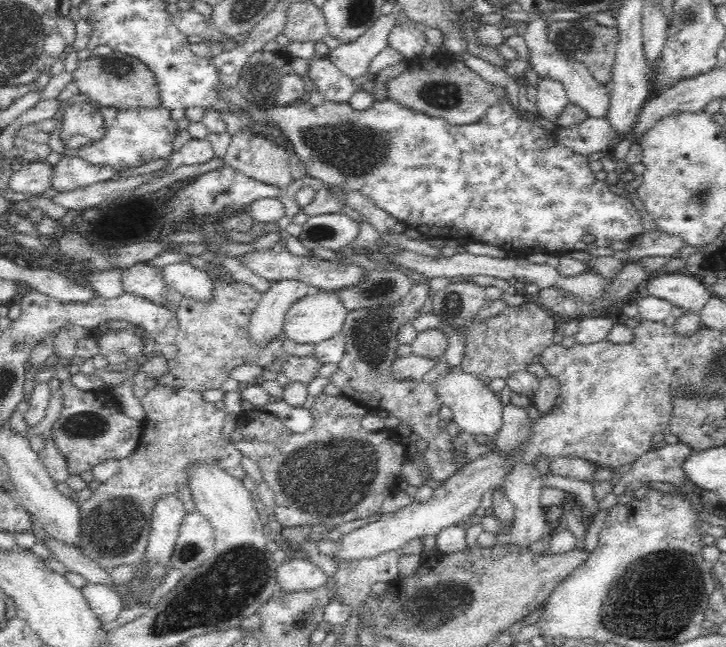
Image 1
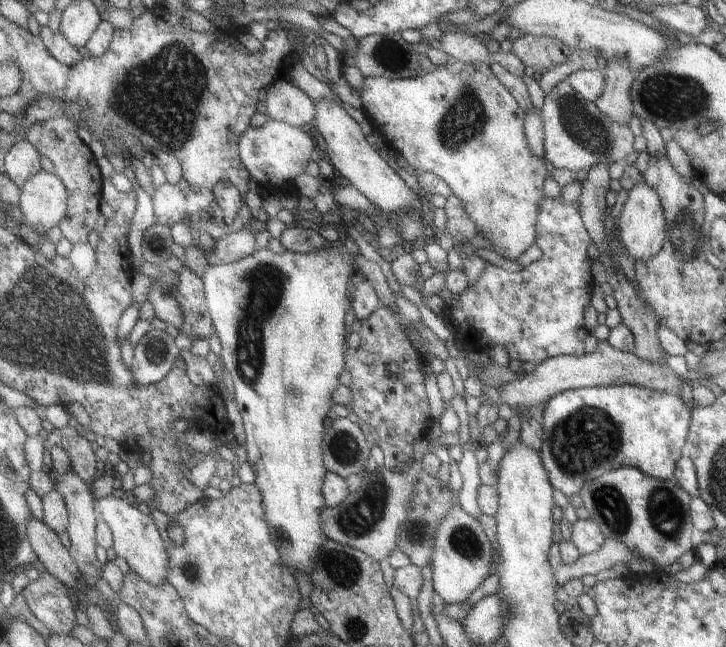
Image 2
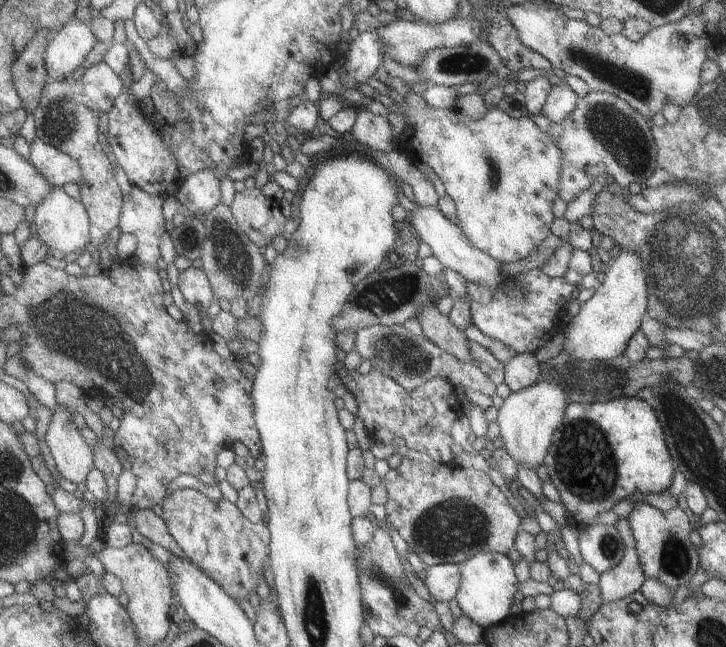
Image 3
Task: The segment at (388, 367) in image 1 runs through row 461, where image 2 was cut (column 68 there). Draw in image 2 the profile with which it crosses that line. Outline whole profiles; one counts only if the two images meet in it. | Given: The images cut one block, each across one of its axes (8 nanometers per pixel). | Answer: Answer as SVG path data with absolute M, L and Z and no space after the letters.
M69 425L61 430L55 429L43 442L45 442L46 450L53 446L62 447L71 458L72 470L77 472L85 483L93 482L99 460L89 444L90 441L81 436L73 426Z

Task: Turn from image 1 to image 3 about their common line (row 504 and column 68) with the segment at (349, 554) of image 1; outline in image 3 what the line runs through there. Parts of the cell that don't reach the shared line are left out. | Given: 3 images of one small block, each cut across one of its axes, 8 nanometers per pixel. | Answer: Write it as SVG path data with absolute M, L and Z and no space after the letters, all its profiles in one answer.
M57 405L47 431L46 444L52 452L59 474L82 488L89 472L94 470L93 446L73 424L73 412Z

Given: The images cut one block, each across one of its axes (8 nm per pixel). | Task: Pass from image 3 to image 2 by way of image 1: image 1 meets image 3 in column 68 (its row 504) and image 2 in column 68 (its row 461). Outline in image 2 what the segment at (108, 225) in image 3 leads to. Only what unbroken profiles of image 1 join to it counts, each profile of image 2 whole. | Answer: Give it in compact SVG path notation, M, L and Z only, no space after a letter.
M54 117L45 121L33 124L26 132L28 142L40 150L40 154L47 157L53 164L55 175L61 178L68 189L69 199L67 217L59 224L62 237L71 244L78 241L87 242L89 232L93 230L97 216L99 216L99 206L101 198L104 198L102 189L104 180L99 172L97 160L89 146L79 138L77 134L78 124L72 119L64 117Z

